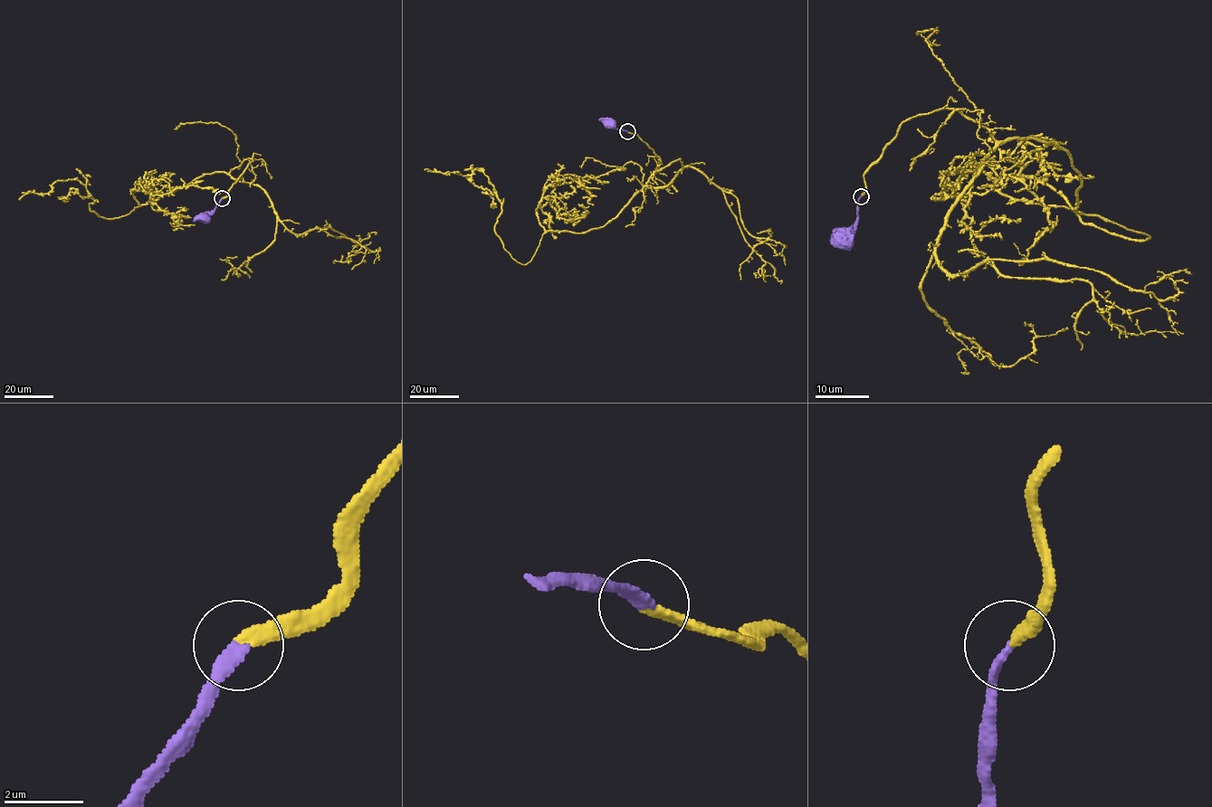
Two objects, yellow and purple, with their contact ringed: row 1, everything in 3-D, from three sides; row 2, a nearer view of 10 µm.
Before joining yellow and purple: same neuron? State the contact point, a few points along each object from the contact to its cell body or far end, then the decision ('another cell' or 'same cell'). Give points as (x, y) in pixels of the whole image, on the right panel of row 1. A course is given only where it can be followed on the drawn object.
at (861, 196); yellow runs (862, 196), (904, 121), (951, 108), (1054, 143), (1075, 208), (1149, 236), (1014, 201), (983, 154), (943, 199); purple runs (860, 196), (857, 219), (849, 232), (844, 232), (843, 236); same cell

